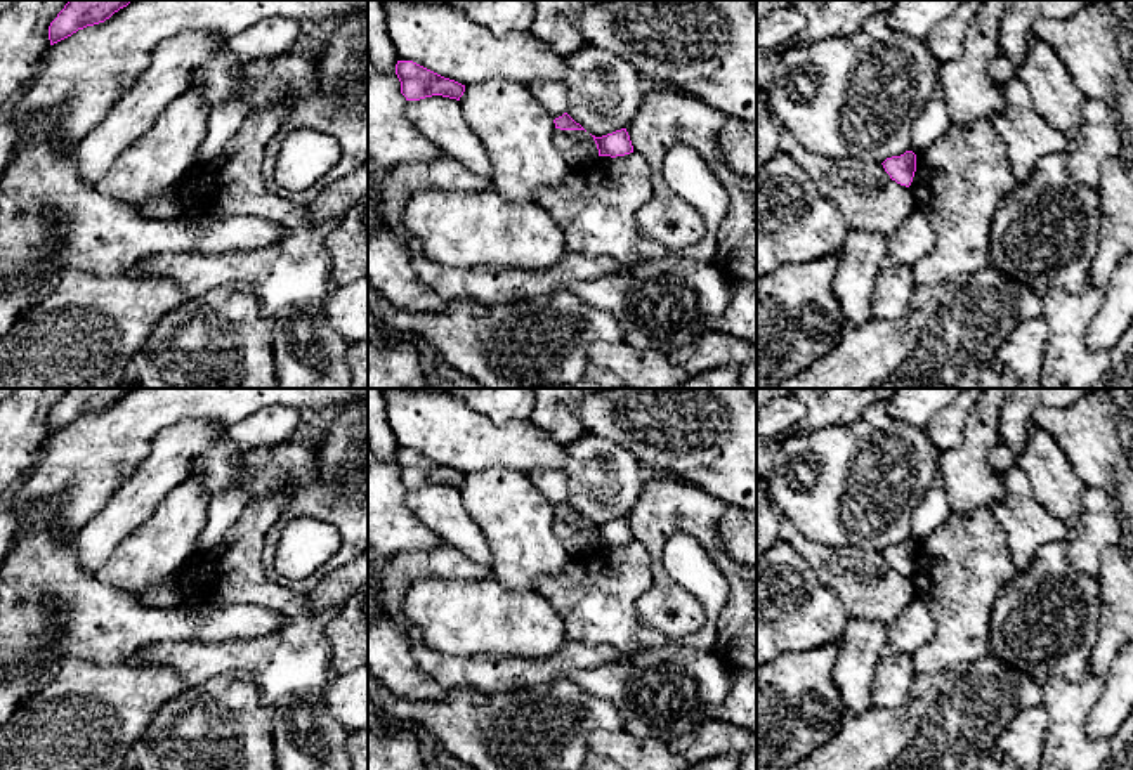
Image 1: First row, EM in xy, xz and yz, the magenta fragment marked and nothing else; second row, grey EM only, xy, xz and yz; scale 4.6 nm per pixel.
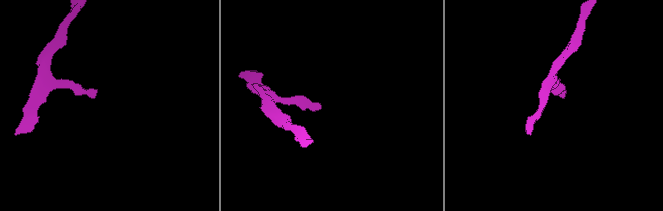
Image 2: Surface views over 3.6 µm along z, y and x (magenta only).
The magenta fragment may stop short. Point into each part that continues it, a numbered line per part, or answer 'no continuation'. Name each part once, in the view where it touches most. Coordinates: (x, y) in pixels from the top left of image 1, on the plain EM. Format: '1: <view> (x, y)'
no continuation

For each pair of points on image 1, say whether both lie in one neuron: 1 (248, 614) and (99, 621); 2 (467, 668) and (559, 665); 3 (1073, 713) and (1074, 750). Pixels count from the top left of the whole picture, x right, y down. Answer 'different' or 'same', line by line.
1: same
2: same
3: same

